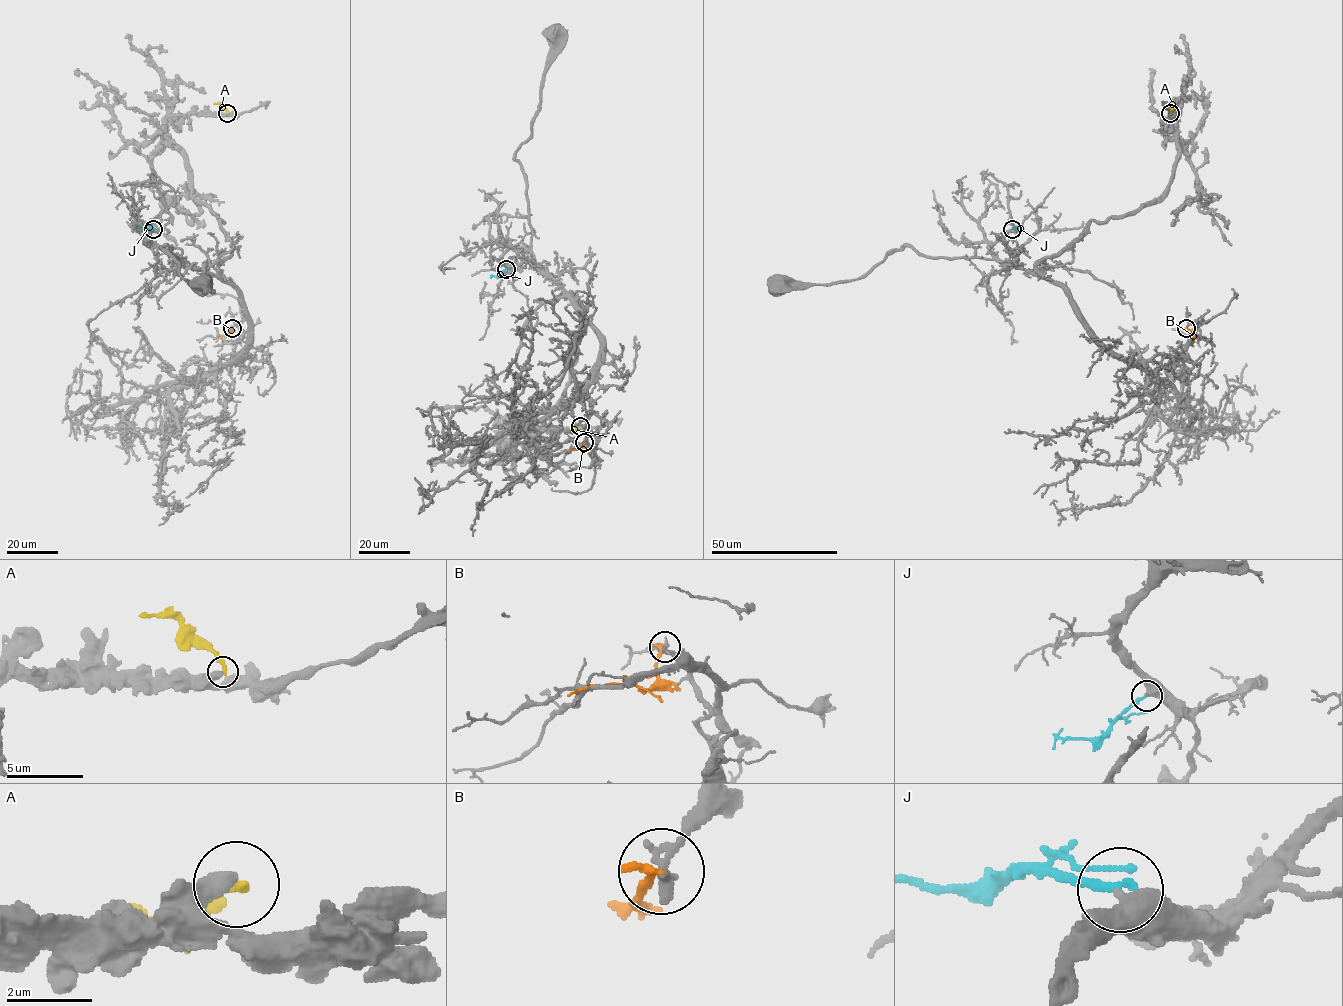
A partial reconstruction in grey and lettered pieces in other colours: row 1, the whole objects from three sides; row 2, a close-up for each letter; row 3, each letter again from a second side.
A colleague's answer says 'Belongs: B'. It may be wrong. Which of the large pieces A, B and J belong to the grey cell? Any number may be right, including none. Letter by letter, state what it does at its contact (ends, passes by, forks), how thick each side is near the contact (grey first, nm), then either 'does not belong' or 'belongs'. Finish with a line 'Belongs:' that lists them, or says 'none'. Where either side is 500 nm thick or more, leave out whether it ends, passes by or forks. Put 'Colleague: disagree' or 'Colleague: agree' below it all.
A: it ends | 440/260 nm | does not belong
B: it ends | 280/200 nm | does not belong
J: 550/200 nm | belongs
Belongs: J
Colleague: disagree

